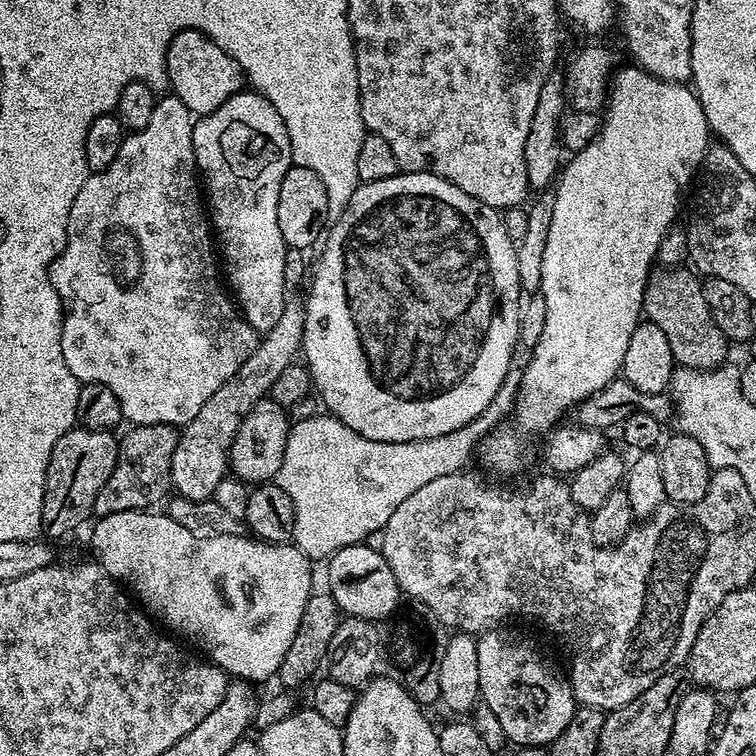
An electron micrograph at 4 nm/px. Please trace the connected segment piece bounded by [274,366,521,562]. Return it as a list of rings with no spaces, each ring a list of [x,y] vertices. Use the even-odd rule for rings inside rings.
[[[513,366],[508,369],[504,385],[498,394],[494,394],[494,402],[474,422],[462,426],[458,430],[450,430],[450,434],[442,434],[438,438],[426,438],[414,442],[378,442],[350,430],[337,416],[308,416],[291,425],[286,438],[286,454],[282,458],[282,466],[274,477],[274,483],[290,494],[290,502],[294,502],[294,534],[291,543],[309,561],[327,561],[342,546],[363,544],[375,534],[383,533],[386,522],[390,522],[390,514],[414,494],[414,490],[426,486],[426,482],[434,482],[434,478],[443,478],[446,474],[467,469],[468,459],[472,451],[493,433],[496,423],[511,415],[516,405],[516,393],[520,387],[521,369]]]

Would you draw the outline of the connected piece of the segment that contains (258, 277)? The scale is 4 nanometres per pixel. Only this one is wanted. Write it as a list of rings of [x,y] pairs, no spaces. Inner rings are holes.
[[[245,90],[222,102],[218,110],[199,117],[192,125],[192,137],[196,167],[206,189],[210,224],[218,241],[227,287],[239,307],[240,315],[256,333],[263,334],[278,323],[286,299],[283,275],[285,257],[290,249],[284,243],[282,230],[278,230],[278,190],[282,190],[282,178],[286,178],[286,170],[293,167],[286,122],[282,122],[278,110],[270,106],[265,96],[255,90]]]

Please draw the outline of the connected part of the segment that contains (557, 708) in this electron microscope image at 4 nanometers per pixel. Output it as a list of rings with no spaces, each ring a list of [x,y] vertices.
[[[489,630],[479,633],[476,641],[478,648],[478,682],[482,703],[490,706],[494,714],[498,714],[498,722],[502,722],[502,730],[509,741],[516,746],[551,746],[554,738],[566,730],[566,722],[574,718],[578,707],[576,695],[572,693],[572,686],[563,675],[560,676],[535,652],[524,644],[515,644],[507,640],[500,630]]]

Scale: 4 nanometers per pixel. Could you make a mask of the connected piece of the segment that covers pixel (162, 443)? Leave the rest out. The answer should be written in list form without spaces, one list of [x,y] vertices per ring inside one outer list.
[[[137,424],[127,430],[125,436],[119,437],[118,462],[110,478],[106,478],[106,486],[94,498],[92,511],[97,517],[151,509],[172,488],[172,459],[180,432],[170,424]]]

